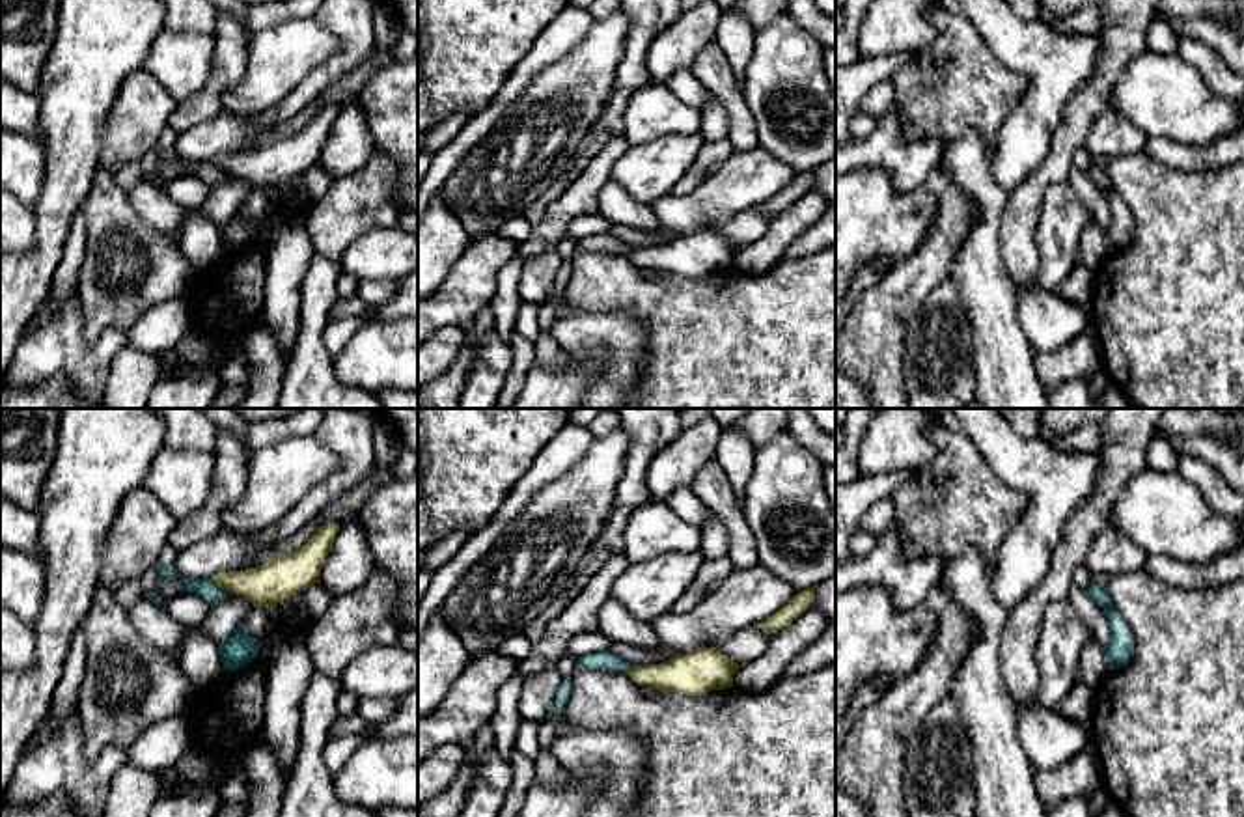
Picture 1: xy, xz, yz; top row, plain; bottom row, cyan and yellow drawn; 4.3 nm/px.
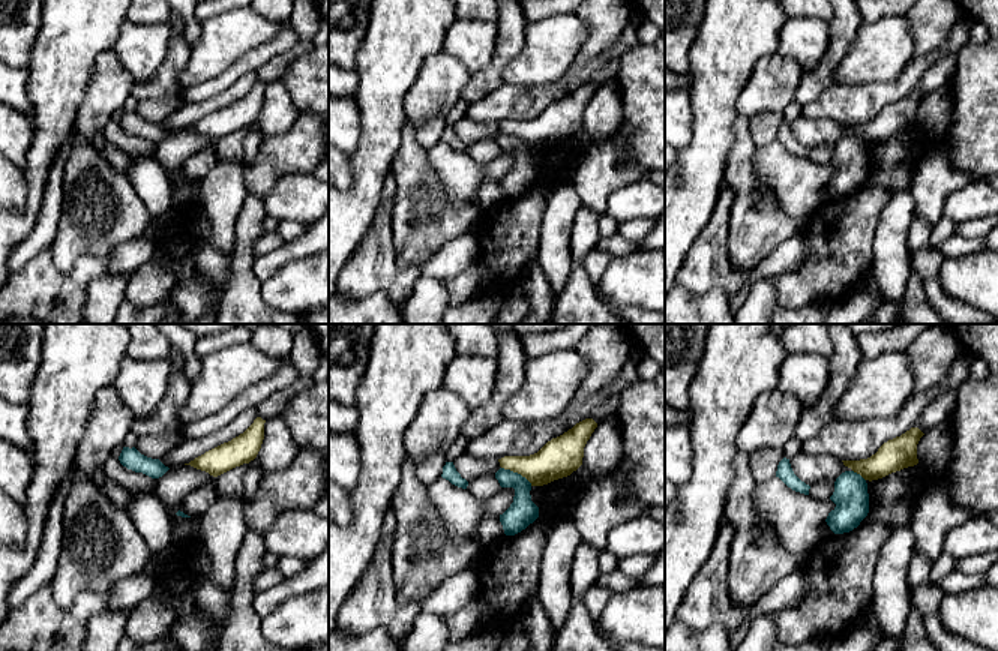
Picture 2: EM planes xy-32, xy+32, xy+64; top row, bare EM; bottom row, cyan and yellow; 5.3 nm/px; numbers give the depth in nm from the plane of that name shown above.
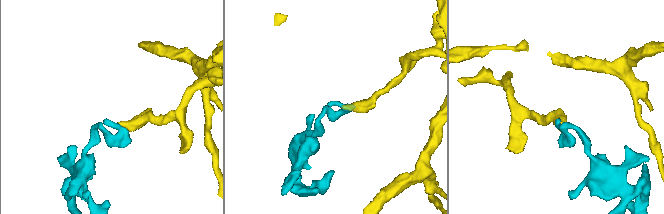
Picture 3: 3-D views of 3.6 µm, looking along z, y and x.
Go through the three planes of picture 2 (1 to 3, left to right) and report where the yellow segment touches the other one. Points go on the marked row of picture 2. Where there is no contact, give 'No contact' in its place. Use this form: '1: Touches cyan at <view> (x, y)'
1: No contact
2: Touches cyan at xy+32 (517, 473)
3: Touches cyan at xy+64 (859, 474)

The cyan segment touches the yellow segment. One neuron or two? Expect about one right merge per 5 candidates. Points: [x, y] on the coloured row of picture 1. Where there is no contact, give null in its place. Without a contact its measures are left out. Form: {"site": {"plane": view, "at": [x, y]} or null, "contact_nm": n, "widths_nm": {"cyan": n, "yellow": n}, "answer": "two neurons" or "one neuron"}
{"site": {"plane": "xy", "at": [219, 586]}, "contact_nm": 100, "widths_nm": {"cyan": 90, "yellow": 180}, "answer": "two neurons"}

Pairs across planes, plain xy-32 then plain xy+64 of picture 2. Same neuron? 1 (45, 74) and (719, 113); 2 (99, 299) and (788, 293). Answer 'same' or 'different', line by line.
1: same
2: different

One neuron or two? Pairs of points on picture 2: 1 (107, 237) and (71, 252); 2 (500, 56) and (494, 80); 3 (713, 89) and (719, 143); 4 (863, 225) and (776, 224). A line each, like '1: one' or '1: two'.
1: one
2: one
3: one
4: two

